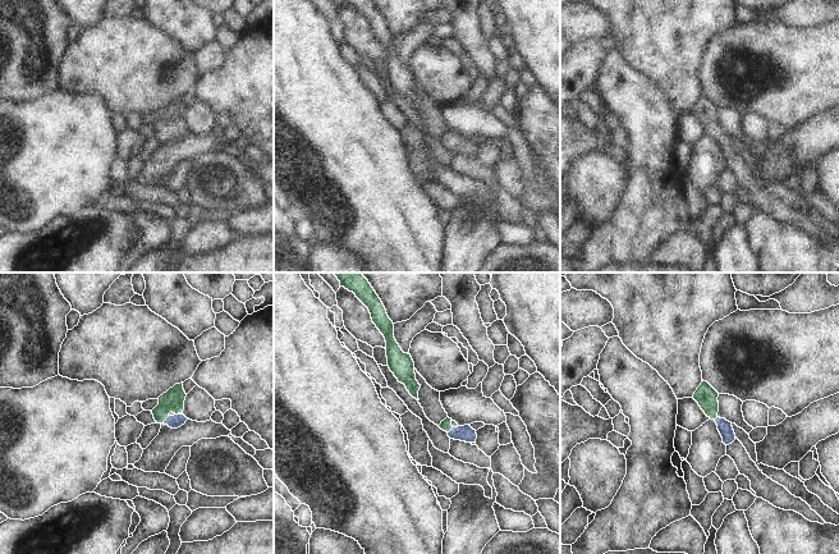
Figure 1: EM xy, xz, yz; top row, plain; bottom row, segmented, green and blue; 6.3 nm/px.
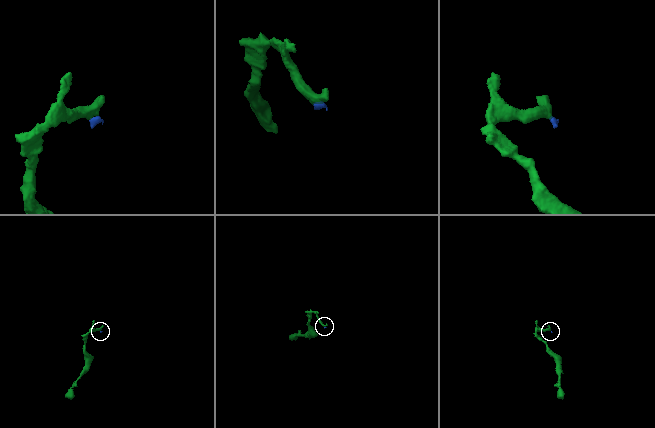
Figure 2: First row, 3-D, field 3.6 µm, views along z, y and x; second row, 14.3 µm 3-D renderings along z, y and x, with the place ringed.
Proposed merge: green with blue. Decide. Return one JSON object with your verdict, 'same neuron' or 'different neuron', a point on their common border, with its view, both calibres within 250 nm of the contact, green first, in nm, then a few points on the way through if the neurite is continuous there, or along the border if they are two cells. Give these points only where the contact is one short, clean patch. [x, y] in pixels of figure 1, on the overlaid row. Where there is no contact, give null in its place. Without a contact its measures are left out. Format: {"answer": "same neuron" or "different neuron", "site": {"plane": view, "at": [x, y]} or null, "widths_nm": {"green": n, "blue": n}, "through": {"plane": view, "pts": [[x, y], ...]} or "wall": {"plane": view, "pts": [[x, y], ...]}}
{"answer": "same neuron", "site": {"plane": "xy", "at": [165, 419]}, "widths_nm": {"green": 140, "blue": 90}, "through": {"plane": "xy", "pts": [[173, 401], [165, 408], [165, 419], [175, 421]]}}

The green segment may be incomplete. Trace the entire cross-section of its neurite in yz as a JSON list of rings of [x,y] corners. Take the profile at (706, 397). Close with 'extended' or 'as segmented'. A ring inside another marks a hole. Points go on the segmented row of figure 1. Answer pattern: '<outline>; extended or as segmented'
[[[702,380],[692,398],[705,415],[716,422],[723,443],[726,445],[726,455],[734,461],[739,473],[751,481],[751,489],[756,493],[756,496],[762,498],[776,508],[794,510],[811,522],[826,523],[806,502],[792,495],[784,486],[758,470],[743,444],[735,438],[732,422],[717,416],[717,397],[719,393],[707,381]]]; extended

